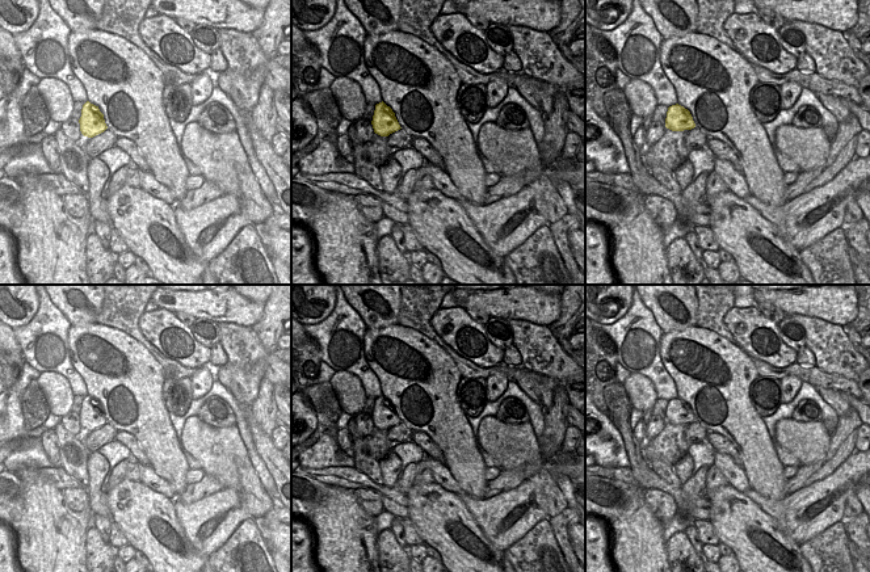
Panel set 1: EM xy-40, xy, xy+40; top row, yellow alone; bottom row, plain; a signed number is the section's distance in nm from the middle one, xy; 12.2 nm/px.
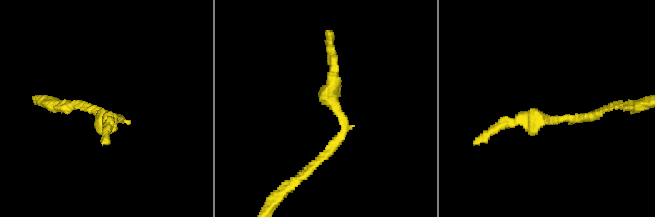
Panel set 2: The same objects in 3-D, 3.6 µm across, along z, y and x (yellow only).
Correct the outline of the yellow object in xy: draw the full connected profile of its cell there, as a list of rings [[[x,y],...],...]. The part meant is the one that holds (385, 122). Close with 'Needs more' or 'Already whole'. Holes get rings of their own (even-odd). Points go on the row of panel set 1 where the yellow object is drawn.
[[[383,101],[375,105],[371,125],[374,133],[381,136],[388,136],[390,134],[402,129],[395,113]]]. Already whole

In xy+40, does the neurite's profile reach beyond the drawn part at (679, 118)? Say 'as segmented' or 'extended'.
as segmented

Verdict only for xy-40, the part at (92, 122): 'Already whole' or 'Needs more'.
Already whole

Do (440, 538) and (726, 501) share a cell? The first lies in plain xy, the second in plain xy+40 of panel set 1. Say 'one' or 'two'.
one

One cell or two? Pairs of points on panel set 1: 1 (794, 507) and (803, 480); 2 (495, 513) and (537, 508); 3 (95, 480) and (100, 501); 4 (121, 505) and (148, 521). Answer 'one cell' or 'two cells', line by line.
1: two cells
2: one cell
3: two cells
4: one cell

